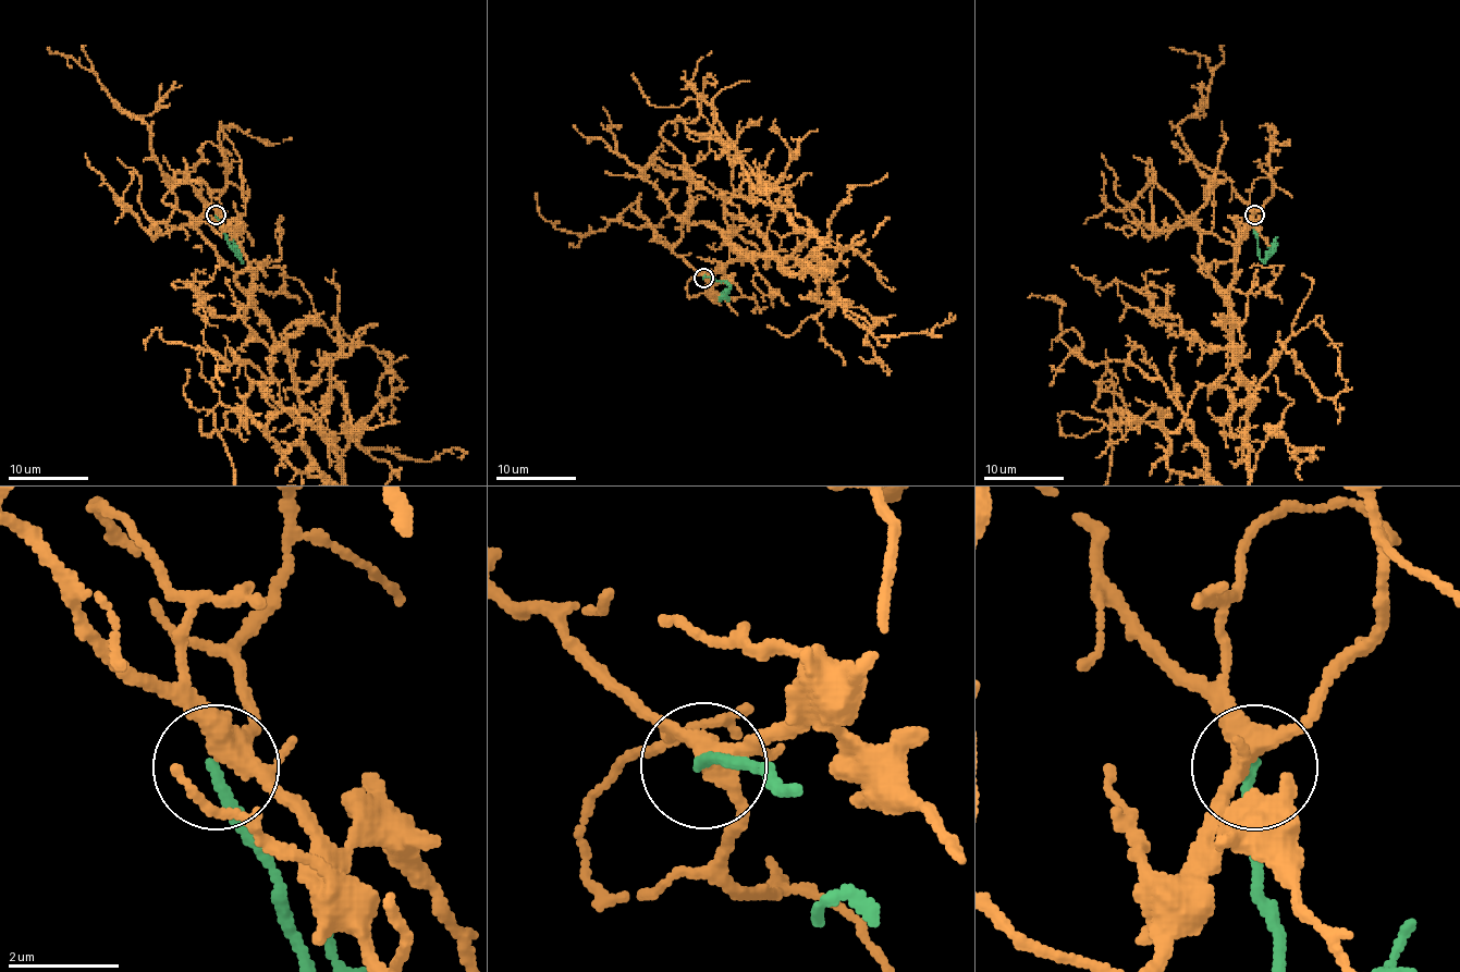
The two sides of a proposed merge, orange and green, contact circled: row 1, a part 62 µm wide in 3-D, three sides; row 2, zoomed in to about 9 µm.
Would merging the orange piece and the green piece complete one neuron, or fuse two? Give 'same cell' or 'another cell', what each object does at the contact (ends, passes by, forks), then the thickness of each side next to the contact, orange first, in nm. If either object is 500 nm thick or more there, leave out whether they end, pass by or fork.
another cell | orange forks | green ends | 360/200 nm

